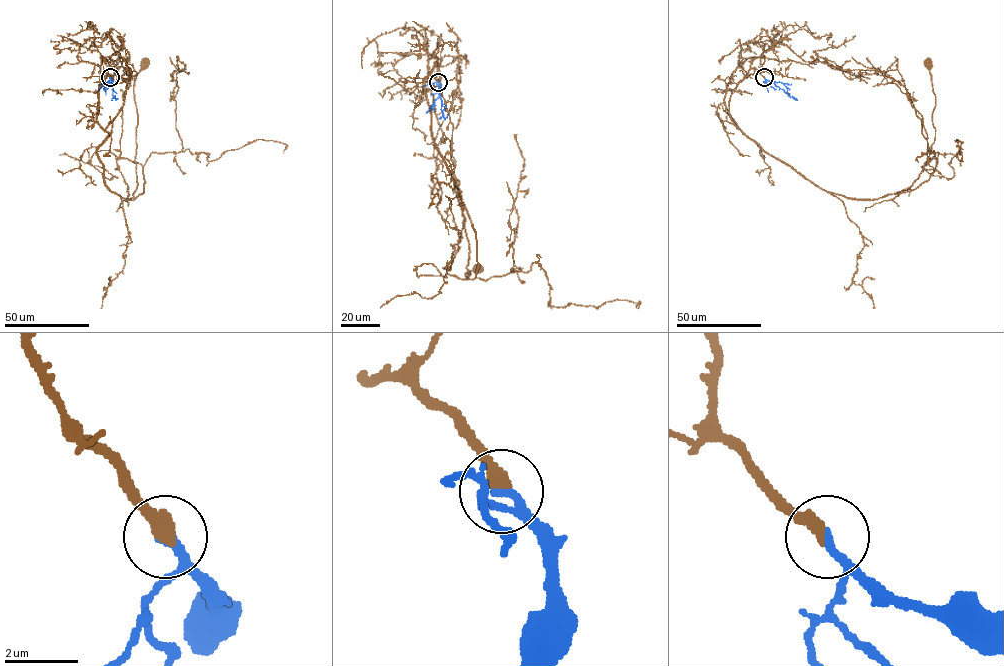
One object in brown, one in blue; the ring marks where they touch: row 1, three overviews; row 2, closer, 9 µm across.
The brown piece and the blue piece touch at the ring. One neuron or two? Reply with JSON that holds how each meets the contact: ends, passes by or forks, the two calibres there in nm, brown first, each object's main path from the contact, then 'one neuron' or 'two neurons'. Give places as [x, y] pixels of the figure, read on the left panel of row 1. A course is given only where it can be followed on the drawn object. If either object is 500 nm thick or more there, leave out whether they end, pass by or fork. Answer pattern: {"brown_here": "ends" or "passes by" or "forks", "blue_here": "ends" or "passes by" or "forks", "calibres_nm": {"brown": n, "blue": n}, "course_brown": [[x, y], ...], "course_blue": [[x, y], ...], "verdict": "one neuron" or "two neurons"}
{"brown_here": "ends", "blue_here": "ends", "calibres_nm": {"brown": 440, "blue": 280}, "course_brown": [[110, 78], [106, 73], [128, 81], [98, 157], [106, 185], [130, 199], [137, 183], [133, 84], [145, 63]], "course_blue": [[110, 78], [112, 95], [118, 98]], "verdict": "one neuron"}

